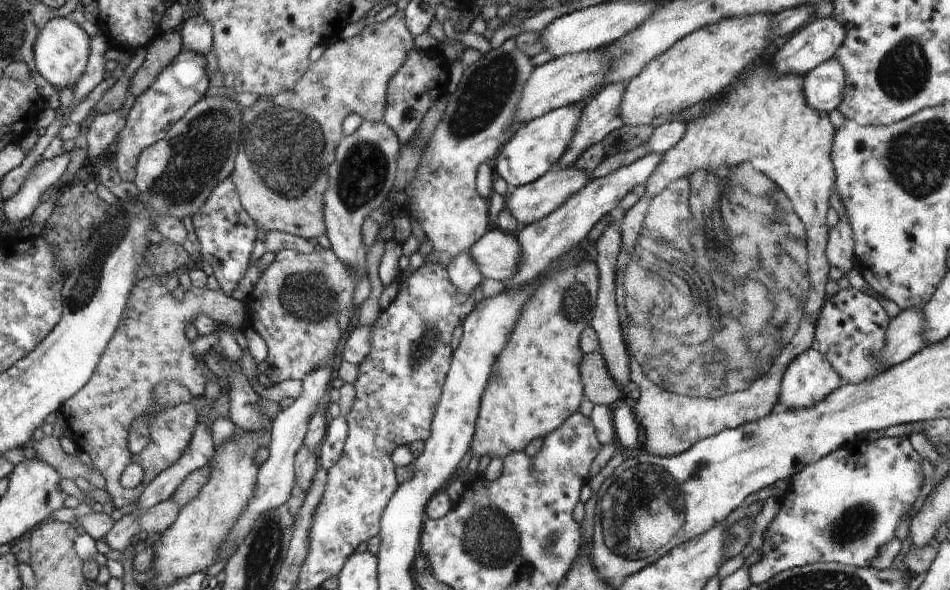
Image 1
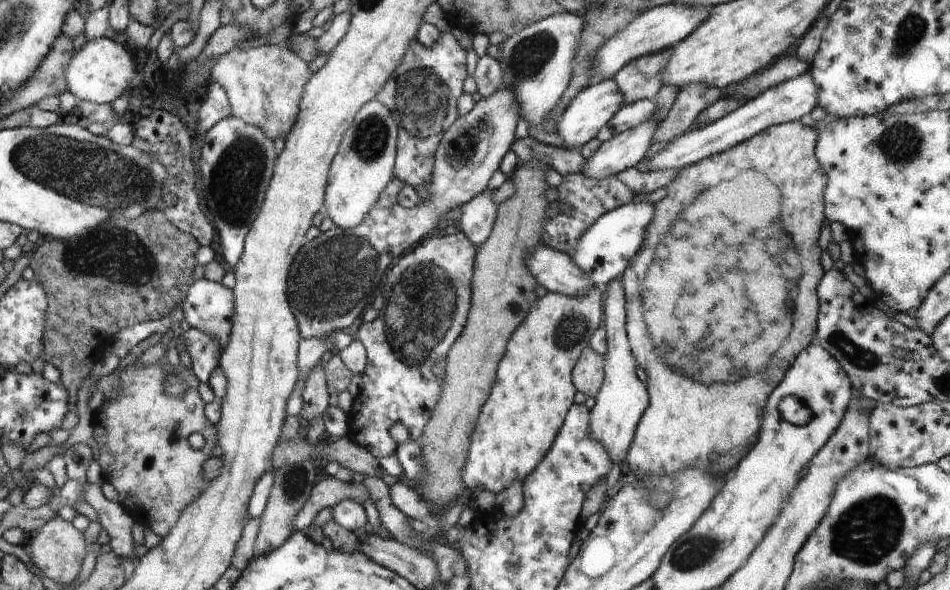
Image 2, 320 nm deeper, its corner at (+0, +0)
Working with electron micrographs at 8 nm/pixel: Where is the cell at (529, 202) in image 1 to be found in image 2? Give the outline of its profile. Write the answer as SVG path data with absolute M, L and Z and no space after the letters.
M654 114L641 125L604 141L597 152L587 160L587 168L582 174L600 180L635 167L645 158L648 148L654 143L659 124Z

